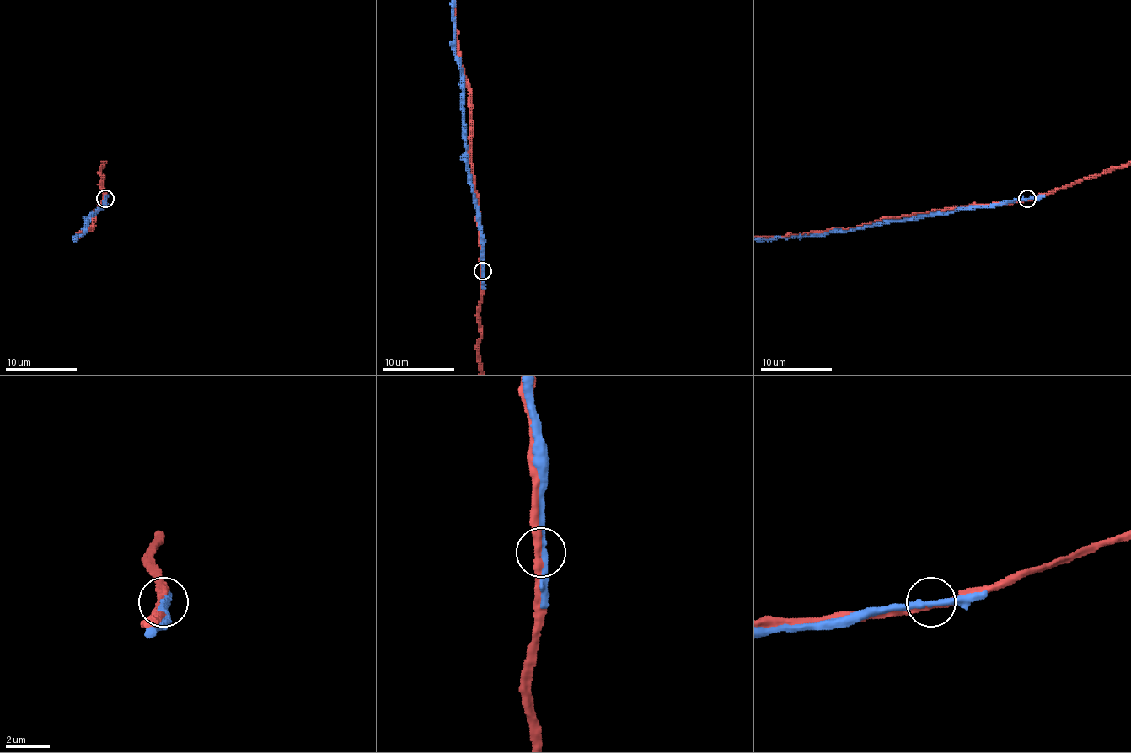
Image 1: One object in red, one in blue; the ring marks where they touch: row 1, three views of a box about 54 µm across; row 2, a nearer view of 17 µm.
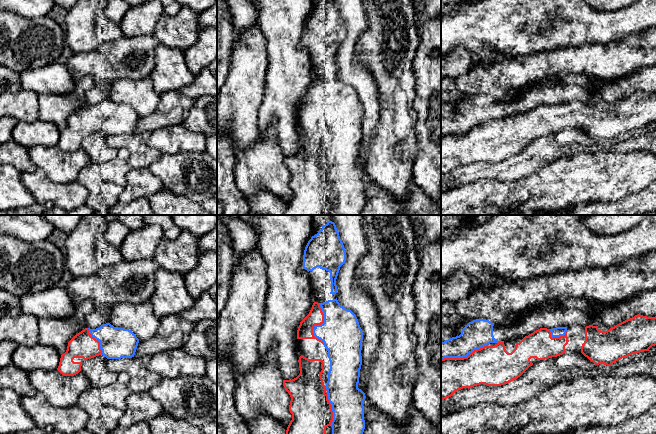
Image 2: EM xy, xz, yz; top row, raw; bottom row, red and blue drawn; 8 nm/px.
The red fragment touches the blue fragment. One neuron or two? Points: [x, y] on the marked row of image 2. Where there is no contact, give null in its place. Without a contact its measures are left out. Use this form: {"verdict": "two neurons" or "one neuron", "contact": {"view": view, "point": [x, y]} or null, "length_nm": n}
{"verdict": "two neurons", "contact": {"view": "xz", "point": [318, 324]}, "length_nm": 340}

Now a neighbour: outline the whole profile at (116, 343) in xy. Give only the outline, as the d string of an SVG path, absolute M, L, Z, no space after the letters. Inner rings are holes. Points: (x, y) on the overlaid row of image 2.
M110 323L88 329L91 336L100 342L102 355L107 359L134 357L139 339L131 330L114 327Z

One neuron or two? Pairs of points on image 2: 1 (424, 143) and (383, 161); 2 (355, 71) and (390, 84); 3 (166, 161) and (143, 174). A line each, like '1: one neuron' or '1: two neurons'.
1: two neurons
2: two neurons
3: two neurons

